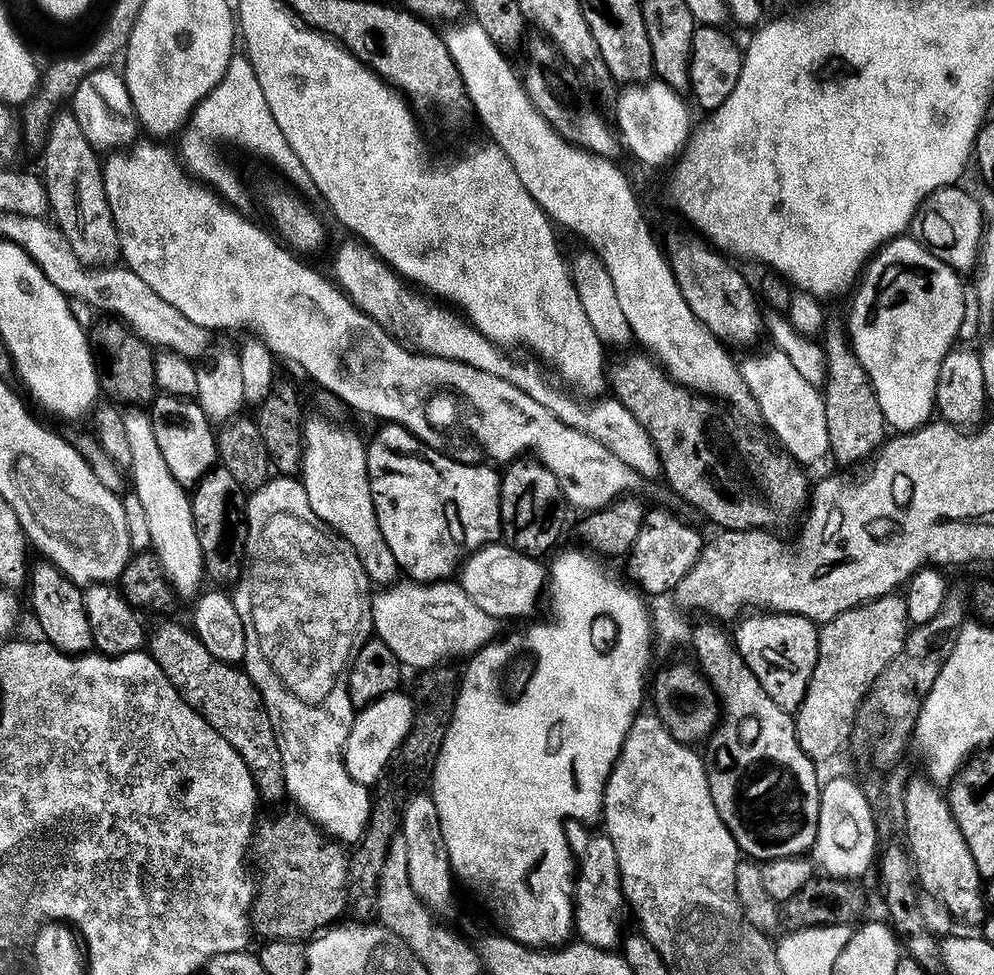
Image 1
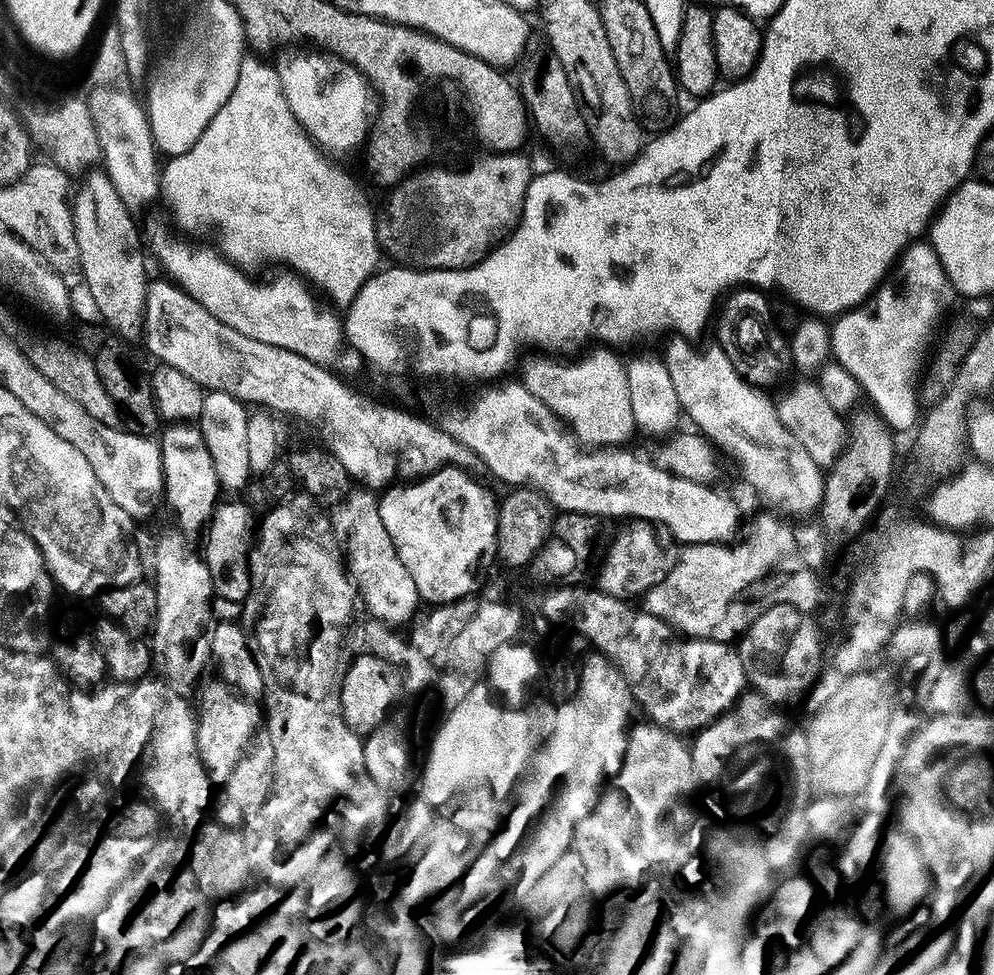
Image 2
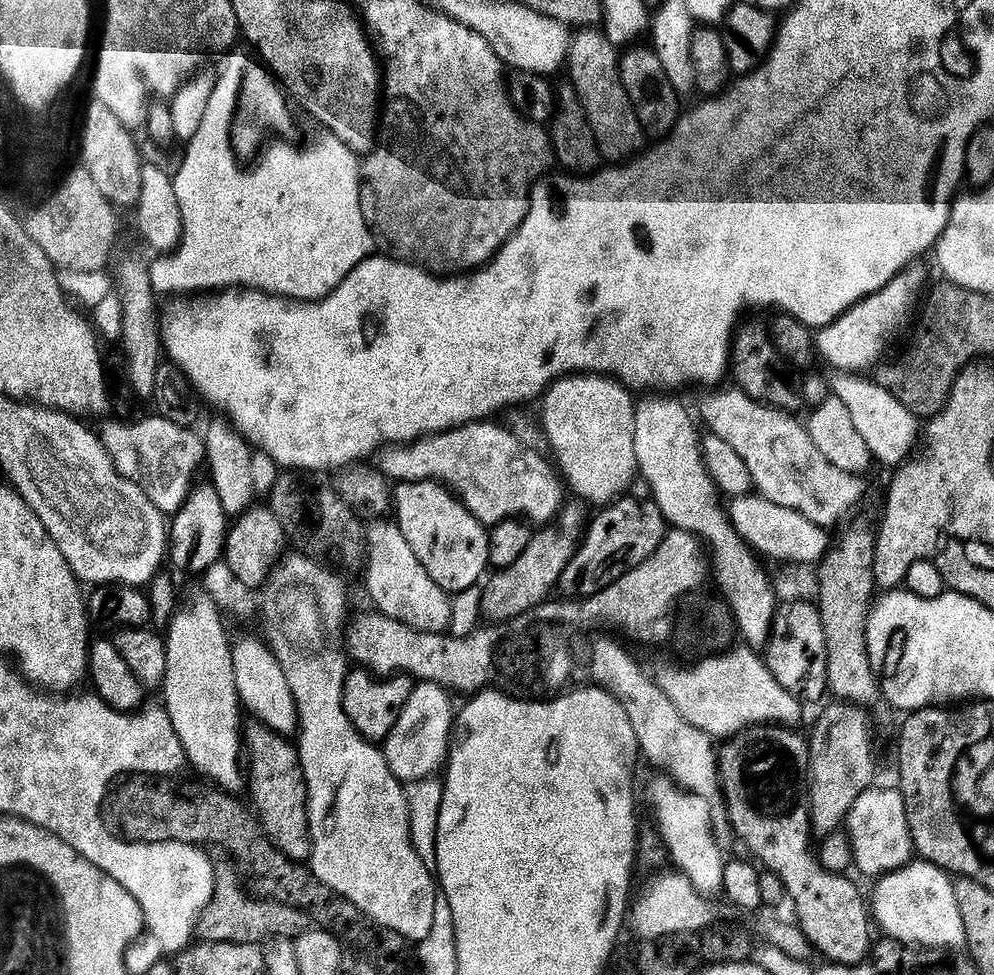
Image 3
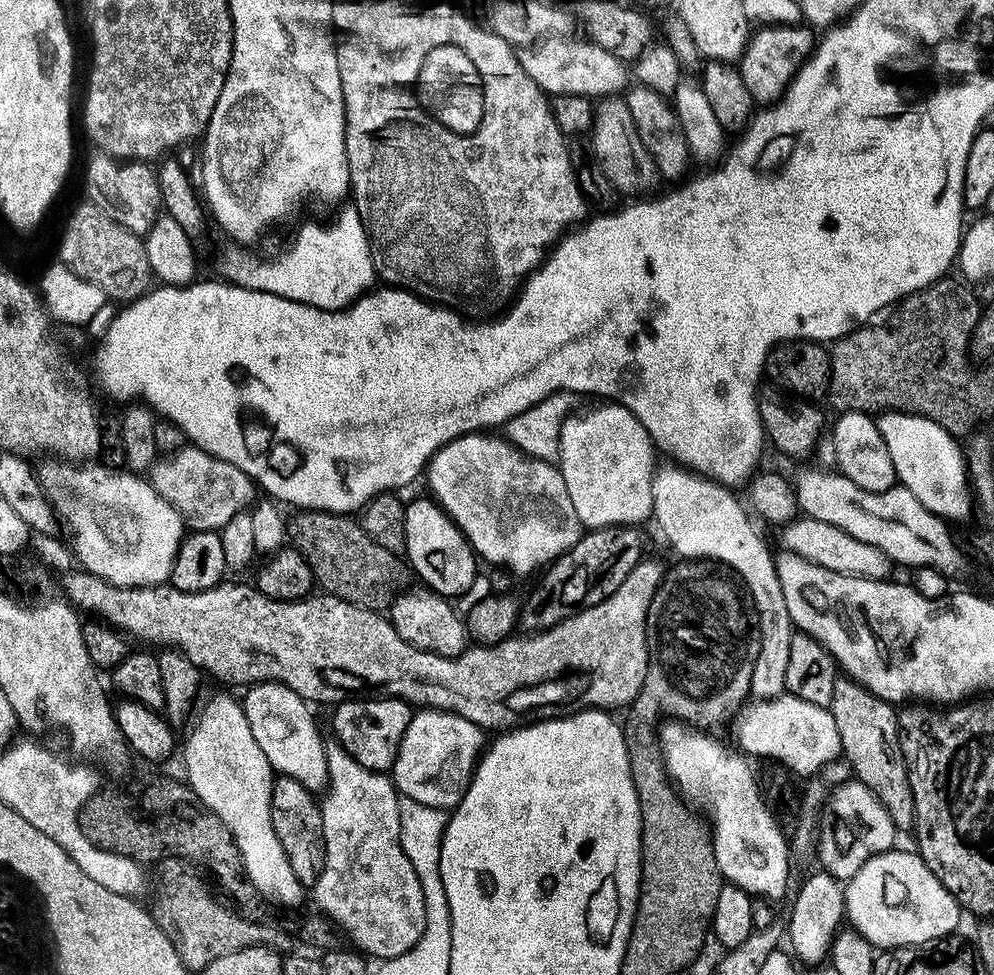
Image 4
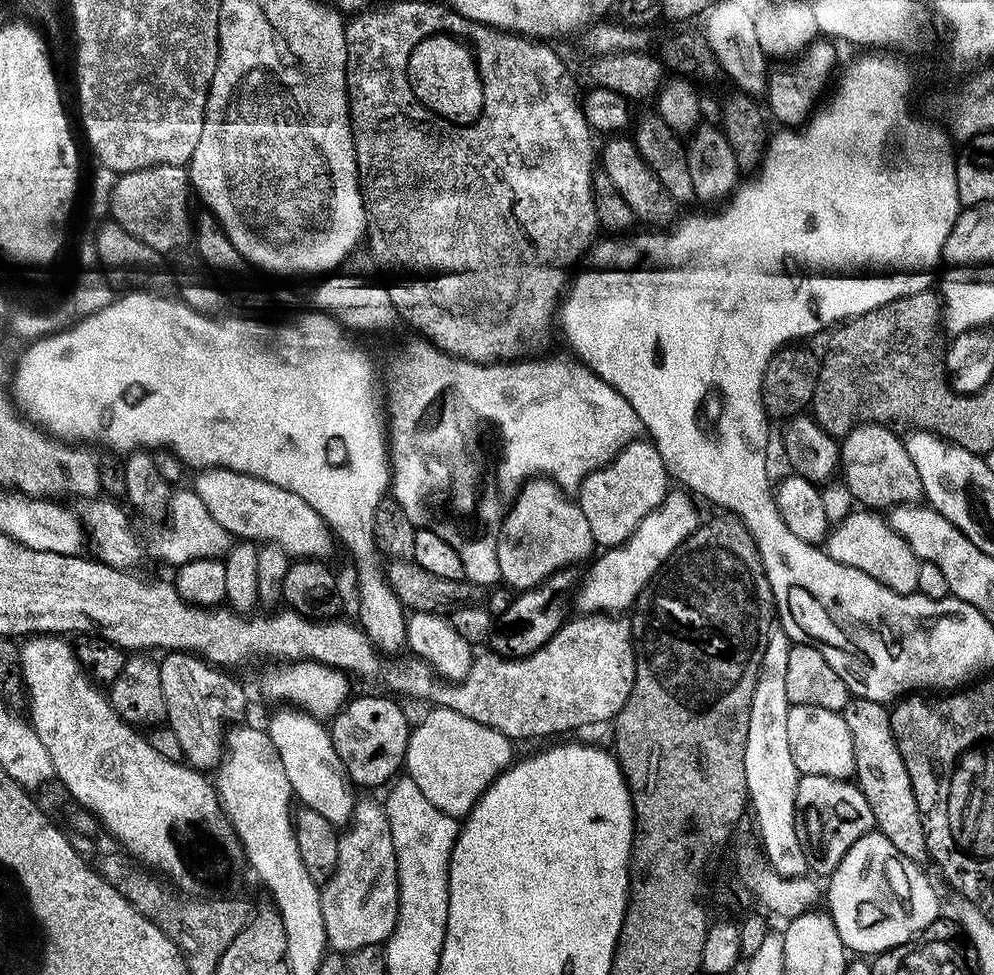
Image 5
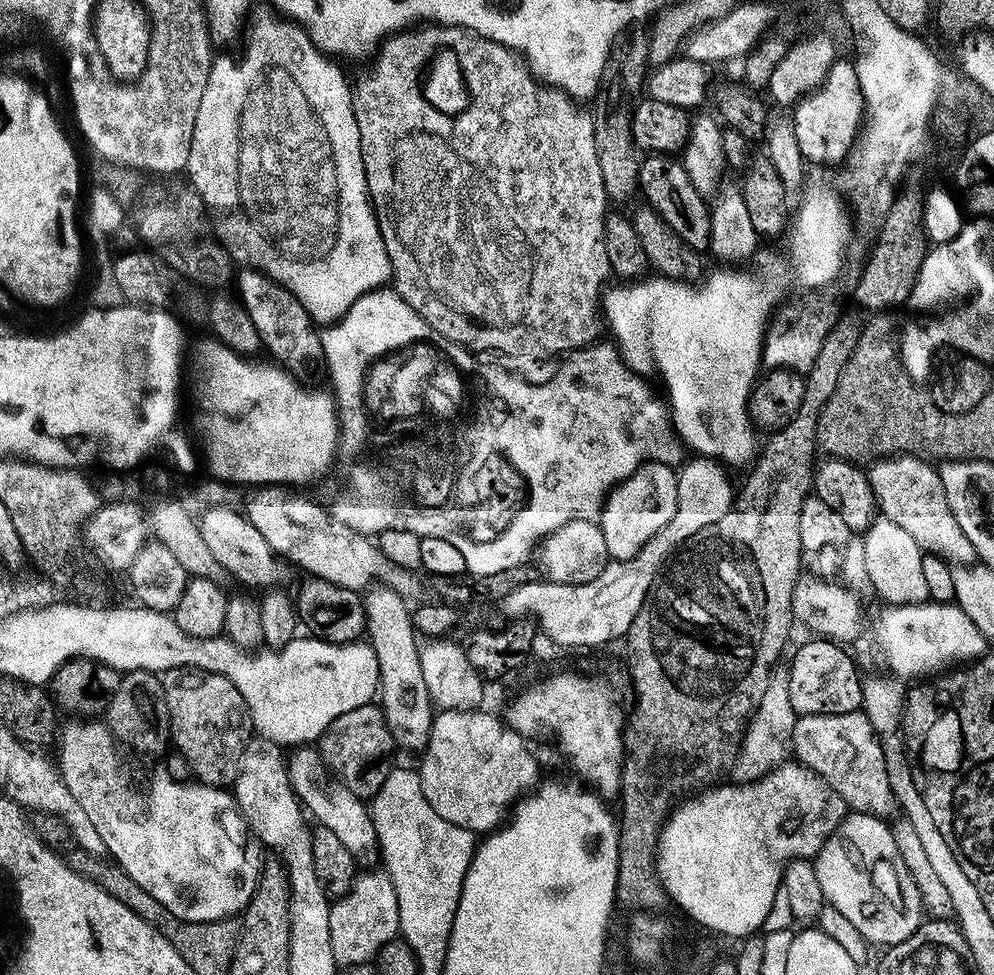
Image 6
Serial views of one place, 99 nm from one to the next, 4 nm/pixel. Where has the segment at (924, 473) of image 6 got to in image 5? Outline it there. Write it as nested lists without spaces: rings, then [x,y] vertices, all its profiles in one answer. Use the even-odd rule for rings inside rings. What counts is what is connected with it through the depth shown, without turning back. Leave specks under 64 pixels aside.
[[[865,422],[843,437],[840,450],[842,476],[857,500],[857,505],[868,510],[891,510],[897,506],[908,506],[919,501],[924,487],[910,462],[910,454],[904,449],[904,440],[896,437],[891,427]]]

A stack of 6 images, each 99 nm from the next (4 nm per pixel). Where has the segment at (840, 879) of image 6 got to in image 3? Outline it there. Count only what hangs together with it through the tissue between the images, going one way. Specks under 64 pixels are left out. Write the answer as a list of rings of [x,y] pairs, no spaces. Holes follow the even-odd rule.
[[[913,859],[903,870],[897,870],[875,881],[876,889],[870,894],[870,916],[885,937],[892,937],[904,946],[923,946],[928,950],[944,950],[963,945],[962,914],[958,910],[958,898],[954,898],[954,880],[949,873],[926,860]]]

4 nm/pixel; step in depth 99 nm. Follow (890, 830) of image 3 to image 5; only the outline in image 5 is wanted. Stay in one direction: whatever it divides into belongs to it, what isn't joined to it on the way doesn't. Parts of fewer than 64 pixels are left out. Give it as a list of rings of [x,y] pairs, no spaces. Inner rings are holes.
[[[801,775],[797,792],[802,809],[802,836],[806,841],[808,859],[814,865],[817,877],[831,877],[857,842],[875,829],[874,814],[870,802],[855,783],[847,779],[832,779],[824,775]]]

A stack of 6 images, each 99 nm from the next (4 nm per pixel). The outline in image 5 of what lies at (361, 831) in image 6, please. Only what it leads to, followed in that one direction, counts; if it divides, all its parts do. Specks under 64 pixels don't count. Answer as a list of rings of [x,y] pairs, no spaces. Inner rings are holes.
[[[292,706],[281,707],[281,712],[276,712],[266,723],[266,731],[270,742],[274,744],[274,750],[278,750],[278,758],[282,758],[282,770],[286,770],[286,778],[292,787],[293,797],[303,807],[317,811],[322,817],[328,819],[335,826],[344,826],[352,819],[352,810],[354,807],[353,785],[350,783],[345,770],[344,763],[338,758],[334,750],[331,731],[324,728],[319,719],[311,716],[305,711],[297,710]]]

